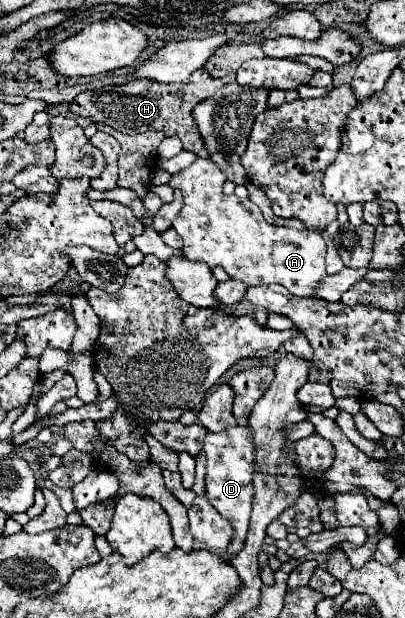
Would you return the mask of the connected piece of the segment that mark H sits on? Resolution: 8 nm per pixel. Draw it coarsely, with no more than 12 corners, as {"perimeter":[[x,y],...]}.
{"perimeter":[[236,77],[130,81],[70,111],[126,135],[162,131],[208,157],[192,109]]}

